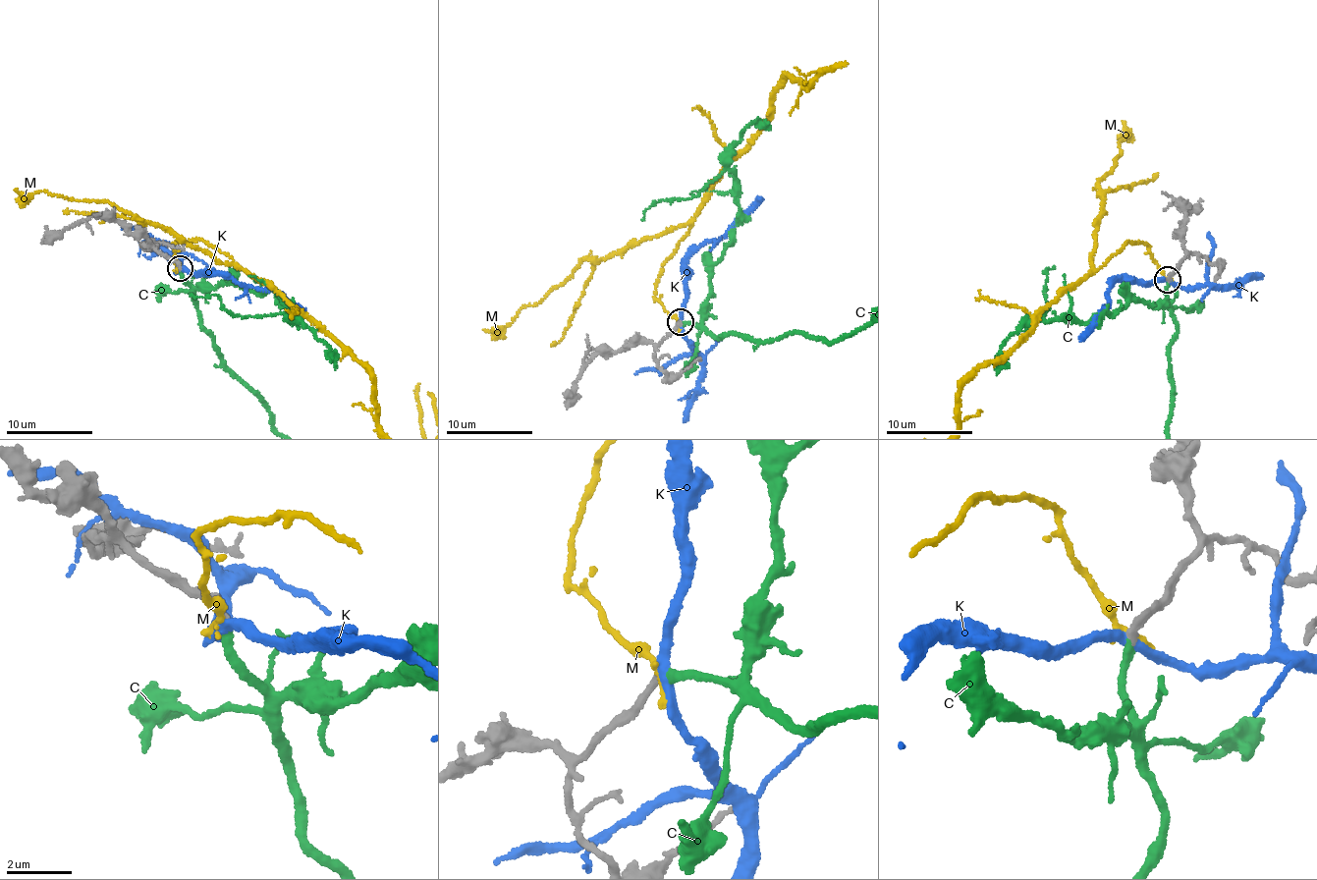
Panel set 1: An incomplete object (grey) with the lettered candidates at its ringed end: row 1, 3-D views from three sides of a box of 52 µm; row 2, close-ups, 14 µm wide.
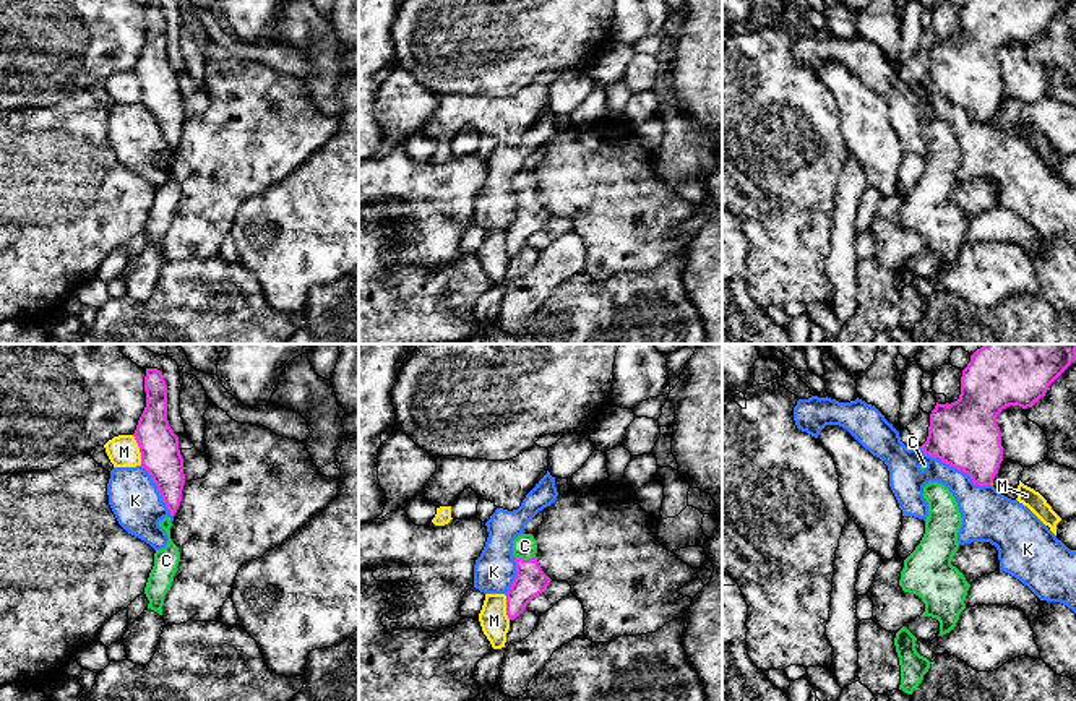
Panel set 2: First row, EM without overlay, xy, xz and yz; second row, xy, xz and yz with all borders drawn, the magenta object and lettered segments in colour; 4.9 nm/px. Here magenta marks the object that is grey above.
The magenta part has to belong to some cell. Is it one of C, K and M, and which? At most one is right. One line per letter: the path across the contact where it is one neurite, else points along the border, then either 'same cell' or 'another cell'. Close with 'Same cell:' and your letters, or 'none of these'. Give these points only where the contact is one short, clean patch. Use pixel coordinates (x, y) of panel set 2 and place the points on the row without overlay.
C: way xz (529, 218), (525, 197), (525, 182); same cell
K: another cell
M: border xy (132, 72), (138, 83), (142, 101); another cell
Same cell: C

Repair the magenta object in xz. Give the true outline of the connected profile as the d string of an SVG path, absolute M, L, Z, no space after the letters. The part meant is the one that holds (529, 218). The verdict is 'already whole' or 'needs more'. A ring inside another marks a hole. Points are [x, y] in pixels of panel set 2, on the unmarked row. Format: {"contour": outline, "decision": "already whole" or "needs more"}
{"contour": "M521 170L513 177L516 213L506 229L506 252L510 256L519 253L526 242L550 221L550 214L537 198L537 177L532 170Z", "decision": "needs more"}

